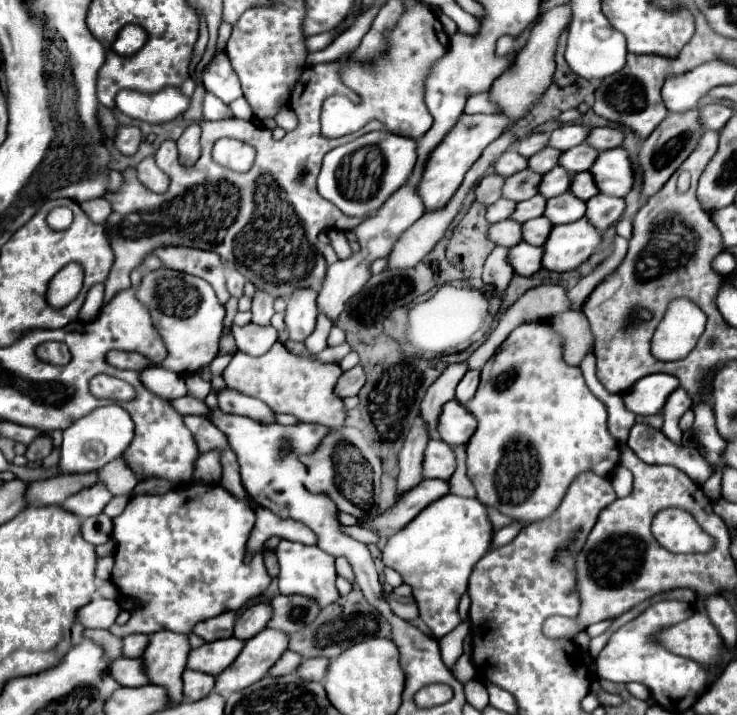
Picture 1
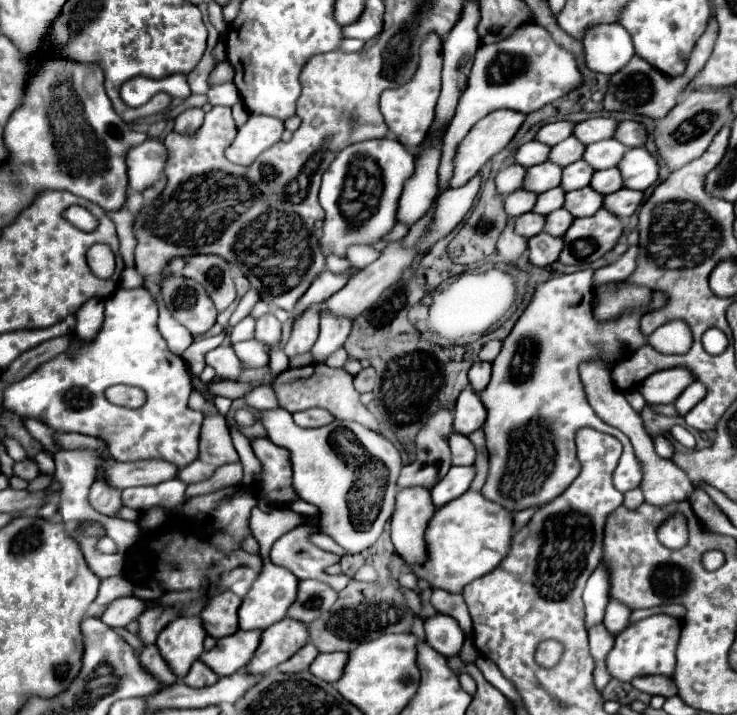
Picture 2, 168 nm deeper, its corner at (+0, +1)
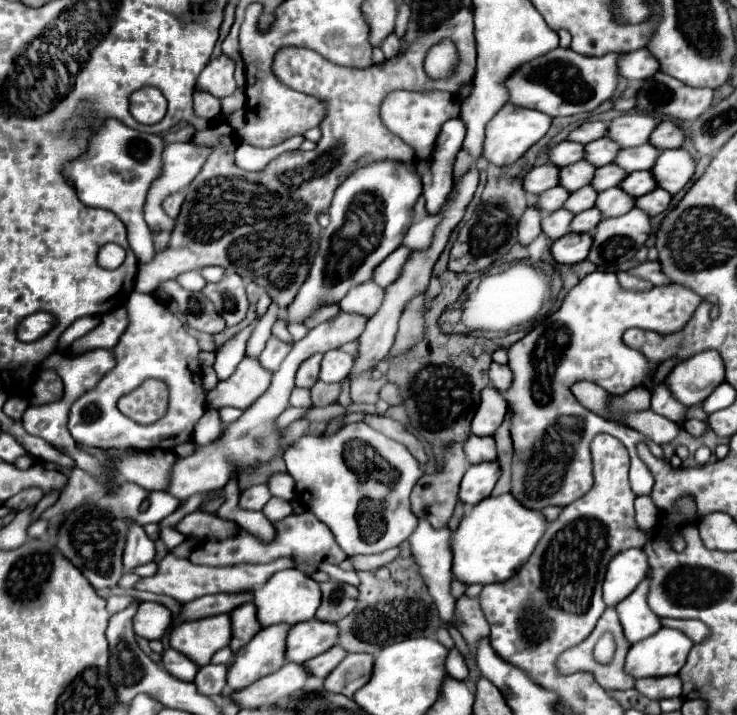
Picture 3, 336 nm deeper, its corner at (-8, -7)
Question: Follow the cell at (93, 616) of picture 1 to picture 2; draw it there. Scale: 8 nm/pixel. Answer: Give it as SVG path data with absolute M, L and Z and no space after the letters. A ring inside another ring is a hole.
M128 596L128 598L116 598L102 614L102 620L116 628L126 628L132 620L138 620L140 614L148 608L148 602L140 600L140 598L134 598L134 596Z

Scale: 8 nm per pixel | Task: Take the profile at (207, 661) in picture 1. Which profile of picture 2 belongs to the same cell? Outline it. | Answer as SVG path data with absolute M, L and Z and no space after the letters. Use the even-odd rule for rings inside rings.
M238 630L232 636L224 636L218 640L216 648L204 652L200 660L208 664L218 676L230 676L242 670L252 660L260 644L260 634L262 630Z

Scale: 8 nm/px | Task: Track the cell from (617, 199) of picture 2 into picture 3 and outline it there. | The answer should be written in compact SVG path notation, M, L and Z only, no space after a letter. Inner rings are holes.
M656 188L656 190L636 198L634 202L636 202L636 208L642 208L648 216L656 216L656 214L660 214L660 212L664 212L668 208L670 198L672 196L668 192L664 192L662 188Z

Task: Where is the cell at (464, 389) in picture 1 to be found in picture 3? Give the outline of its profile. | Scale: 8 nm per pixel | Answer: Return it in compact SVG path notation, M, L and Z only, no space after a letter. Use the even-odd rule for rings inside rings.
M490 364L490 386L496 388L498 392L506 392L508 390L508 384L512 382L512 372L508 366L500 366L500 364Z

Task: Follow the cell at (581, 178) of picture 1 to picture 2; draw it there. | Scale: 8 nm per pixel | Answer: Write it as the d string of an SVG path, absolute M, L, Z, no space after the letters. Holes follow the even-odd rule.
M610 168L610 170L600 170L592 176L592 182L590 186L598 192L604 192L604 194L610 194L610 192L616 192L624 186L624 180L622 180L622 174L618 168Z

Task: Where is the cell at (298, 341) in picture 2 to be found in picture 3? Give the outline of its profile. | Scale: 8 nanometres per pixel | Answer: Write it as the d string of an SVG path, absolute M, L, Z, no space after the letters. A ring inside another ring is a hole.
M314 354L308 360L304 360L304 364L300 364L300 368L296 372L296 386L312 388L318 382L320 360L322 360L322 354Z

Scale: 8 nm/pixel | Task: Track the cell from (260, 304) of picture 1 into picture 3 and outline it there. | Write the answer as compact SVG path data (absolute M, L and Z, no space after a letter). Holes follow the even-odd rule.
M274 334L268 338L266 348L260 354L260 364L272 372L276 372L276 368L282 364L282 360L288 356L292 344L286 344L282 340L278 340Z

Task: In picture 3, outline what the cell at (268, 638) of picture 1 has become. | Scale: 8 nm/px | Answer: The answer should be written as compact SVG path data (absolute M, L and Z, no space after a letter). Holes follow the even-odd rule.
M308 620L292 626L286 636L286 662L302 664L336 644L336 626Z

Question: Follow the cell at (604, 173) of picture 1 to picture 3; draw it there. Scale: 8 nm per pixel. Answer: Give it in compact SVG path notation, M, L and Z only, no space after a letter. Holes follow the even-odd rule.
M662 150L652 166L656 184L670 194L680 192L694 174L694 162L684 150Z

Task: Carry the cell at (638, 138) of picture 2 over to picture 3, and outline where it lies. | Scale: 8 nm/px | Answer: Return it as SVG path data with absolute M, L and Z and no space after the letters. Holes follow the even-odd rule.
M660 122L654 132L650 134L648 142L654 146L654 148L660 148L660 150L668 150L668 148L678 148L684 140L684 134L682 130L678 130L672 122Z

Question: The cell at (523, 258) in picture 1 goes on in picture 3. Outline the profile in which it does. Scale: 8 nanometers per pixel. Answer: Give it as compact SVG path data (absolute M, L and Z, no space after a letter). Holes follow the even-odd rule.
M568 234L552 242L550 254L556 264L572 266L582 262L584 256L588 256L590 244L592 244L592 234Z

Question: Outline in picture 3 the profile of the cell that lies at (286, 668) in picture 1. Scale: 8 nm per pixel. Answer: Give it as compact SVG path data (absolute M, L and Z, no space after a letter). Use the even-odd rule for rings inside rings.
M332 646L330 650L326 650L324 654L320 654L320 656L316 656L316 658L312 658L312 660L308 660L308 662L304 662L302 666L306 668L306 672L310 674L310 676L314 676L314 678L326 678L338 664L340 664L340 660L346 656L346 652L342 650L342 648L336 648L336 646Z

